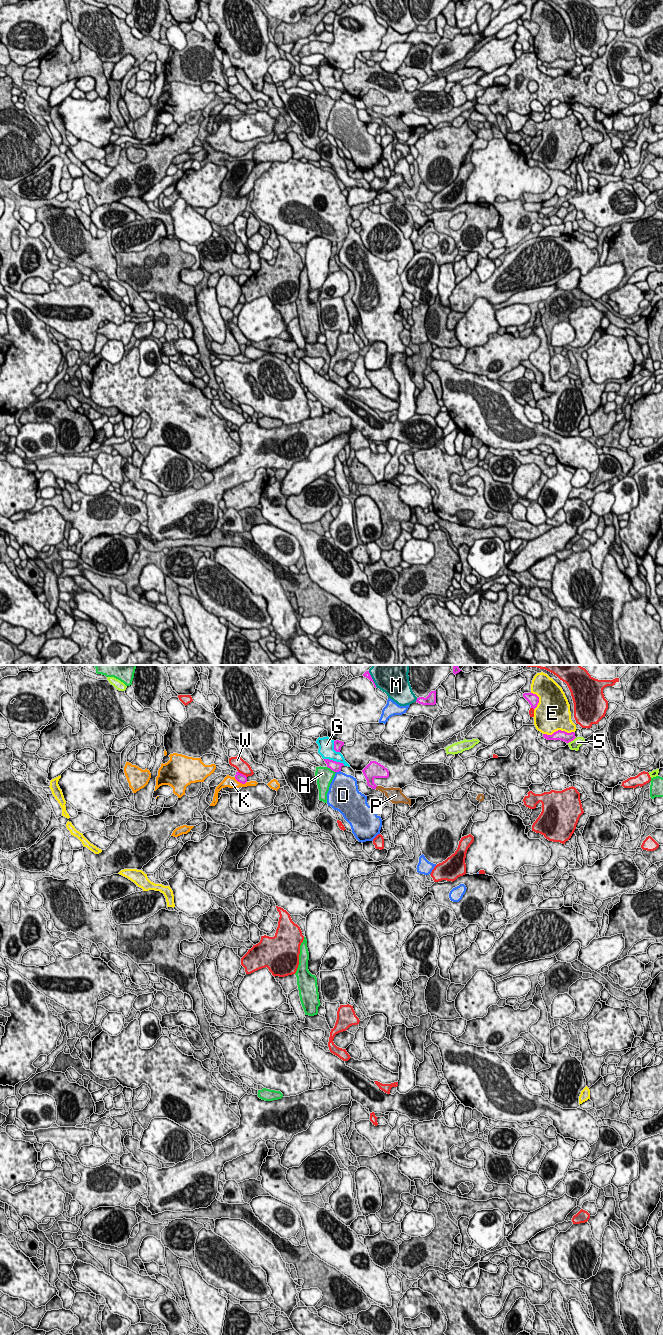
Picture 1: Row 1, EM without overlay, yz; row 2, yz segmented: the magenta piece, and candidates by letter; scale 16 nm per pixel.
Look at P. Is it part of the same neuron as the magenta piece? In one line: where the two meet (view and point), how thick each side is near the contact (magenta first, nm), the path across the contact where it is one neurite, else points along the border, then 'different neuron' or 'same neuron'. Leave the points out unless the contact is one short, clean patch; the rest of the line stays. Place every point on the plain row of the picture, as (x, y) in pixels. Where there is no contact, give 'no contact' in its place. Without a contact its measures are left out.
contact yz (376, 114); calibres 240 and 160 nm; way yz (372, 99), (371, 110), (376, 114), (389, 120); same neuron

